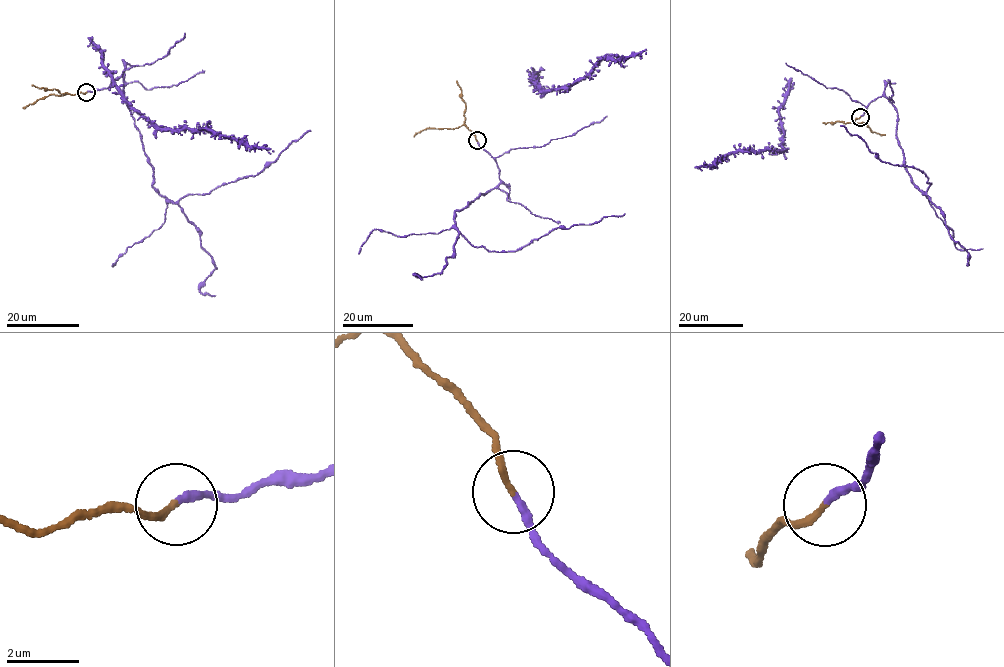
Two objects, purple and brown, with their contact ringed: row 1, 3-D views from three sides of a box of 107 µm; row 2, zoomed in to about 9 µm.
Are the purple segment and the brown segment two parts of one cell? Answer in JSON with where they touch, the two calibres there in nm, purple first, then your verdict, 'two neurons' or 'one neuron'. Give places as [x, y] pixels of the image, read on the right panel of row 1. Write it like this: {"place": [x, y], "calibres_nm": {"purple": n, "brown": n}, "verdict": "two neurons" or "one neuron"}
{"place": [860, 117], "calibres_nm": {"purple": 200, "brown": 170}, "verdict": "one neuron"}

